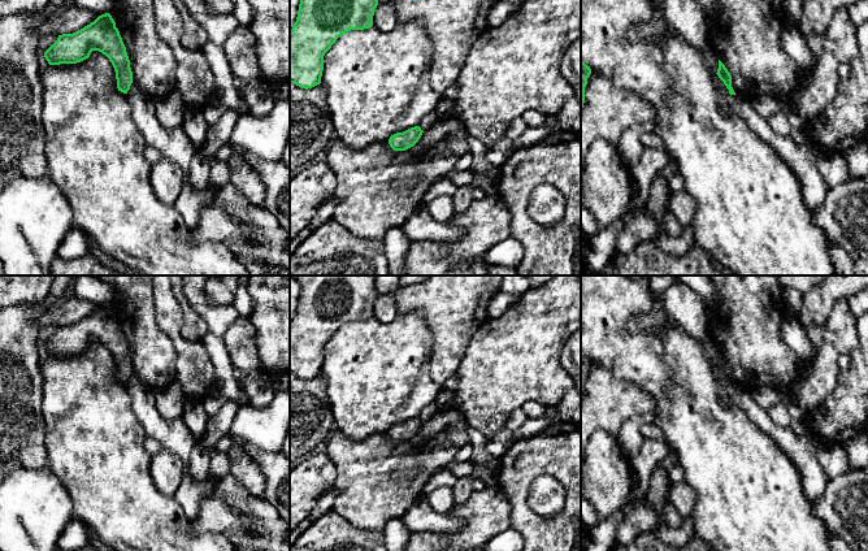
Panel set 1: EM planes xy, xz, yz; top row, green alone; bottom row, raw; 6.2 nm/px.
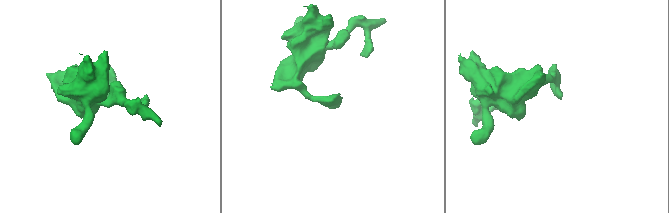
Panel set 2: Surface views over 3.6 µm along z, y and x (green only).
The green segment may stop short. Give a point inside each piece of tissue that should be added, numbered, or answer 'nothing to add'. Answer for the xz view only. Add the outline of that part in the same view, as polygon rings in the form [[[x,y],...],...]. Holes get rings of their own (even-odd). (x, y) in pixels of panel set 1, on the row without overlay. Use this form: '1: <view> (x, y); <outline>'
nothing to add

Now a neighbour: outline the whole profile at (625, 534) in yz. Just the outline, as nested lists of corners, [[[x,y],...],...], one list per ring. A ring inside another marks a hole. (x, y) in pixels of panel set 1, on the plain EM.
[[[642,498],[619,522],[616,532],[617,545],[628,546],[634,542],[639,534],[655,534],[660,524],[660,519],[648,506],[646,498]]]

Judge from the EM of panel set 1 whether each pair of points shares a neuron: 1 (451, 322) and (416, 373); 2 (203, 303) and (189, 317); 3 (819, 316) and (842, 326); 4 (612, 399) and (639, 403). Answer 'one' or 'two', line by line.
1: two
2: two
3: two
4: one

